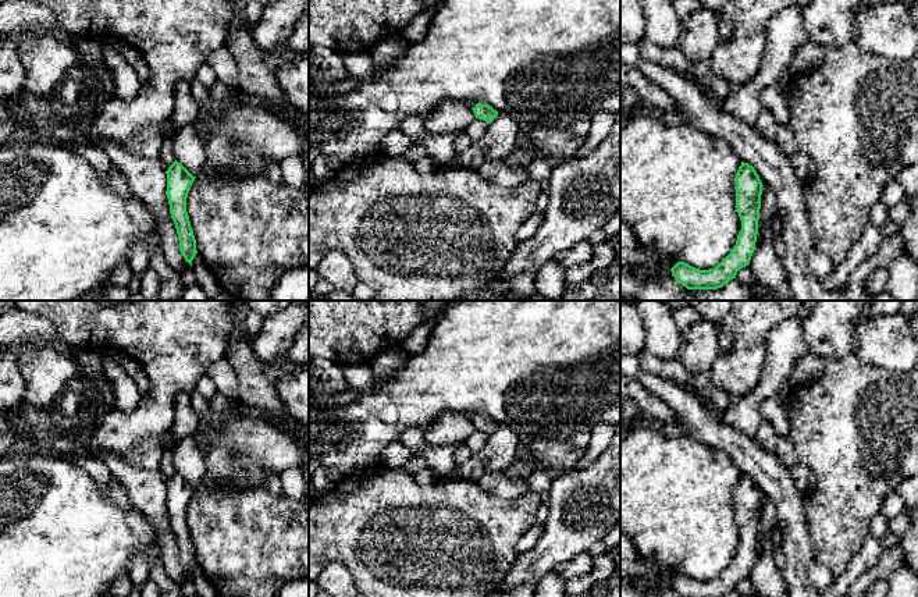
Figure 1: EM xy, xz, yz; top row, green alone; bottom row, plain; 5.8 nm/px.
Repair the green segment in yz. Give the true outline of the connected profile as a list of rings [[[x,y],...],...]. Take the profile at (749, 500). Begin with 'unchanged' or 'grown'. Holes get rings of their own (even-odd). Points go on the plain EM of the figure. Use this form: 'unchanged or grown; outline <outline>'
unchanged; outline [[[741,473],[736,486],[736,519],[741,532],[736,557],[716,579],[709,582],[700,582],[684,573],[677,573],[670,583],[679,596],[725,597],[736,590],[740,580],[750,576],[758,546],[762,498],[754,479]]]

